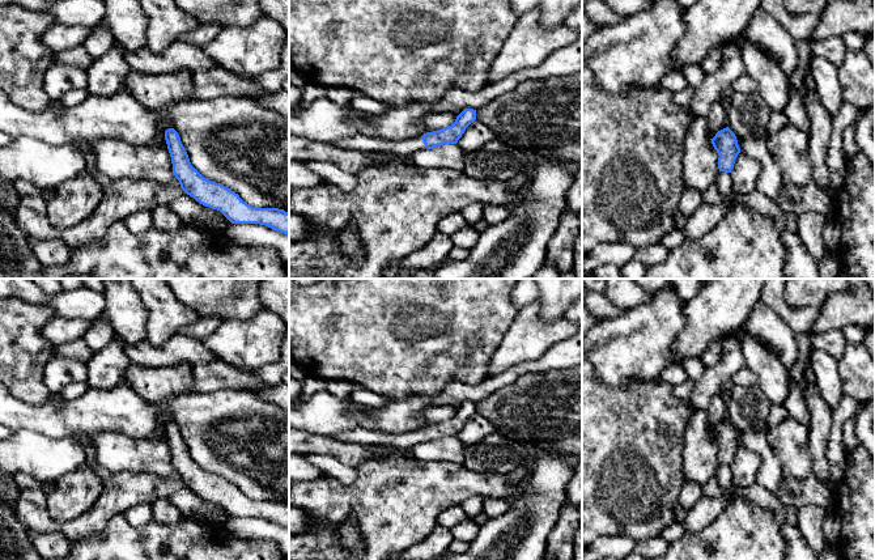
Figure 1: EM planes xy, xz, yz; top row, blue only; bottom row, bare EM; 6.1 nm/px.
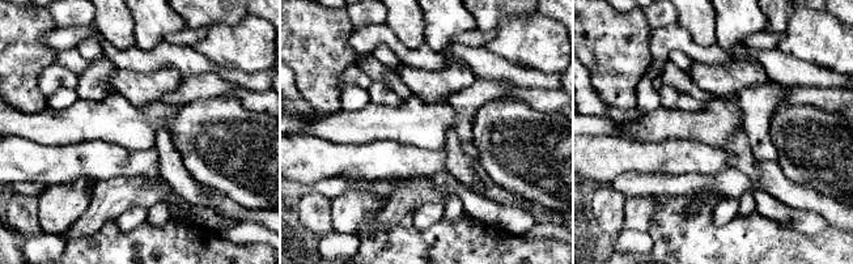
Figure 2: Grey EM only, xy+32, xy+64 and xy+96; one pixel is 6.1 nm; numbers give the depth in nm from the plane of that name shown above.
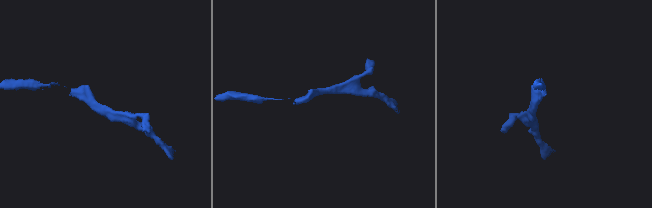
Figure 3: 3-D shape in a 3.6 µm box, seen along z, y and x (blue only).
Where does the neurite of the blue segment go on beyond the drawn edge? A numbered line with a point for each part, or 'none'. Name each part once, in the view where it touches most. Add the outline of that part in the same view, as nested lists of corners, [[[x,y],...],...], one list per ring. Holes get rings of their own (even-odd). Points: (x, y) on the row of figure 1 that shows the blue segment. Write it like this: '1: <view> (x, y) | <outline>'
1: xz (403, 148) | [[[354,135],[334,144],[353,150],[392,153],[399,157],[409,157],[416,152],[426,149],[421,136],[403,140],[386,140],[366,135]]]

